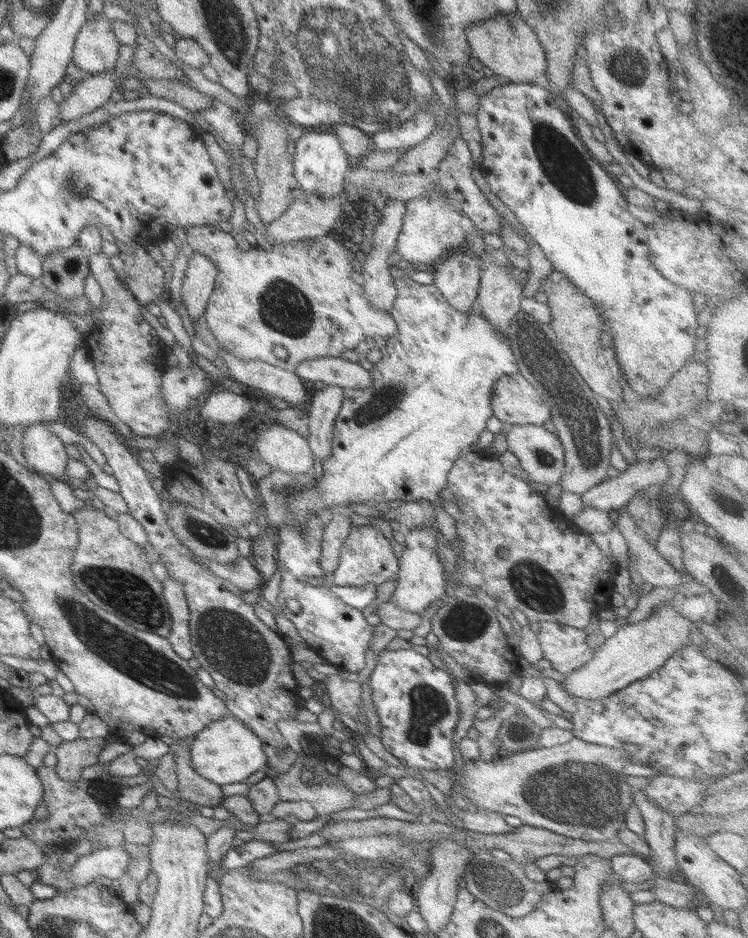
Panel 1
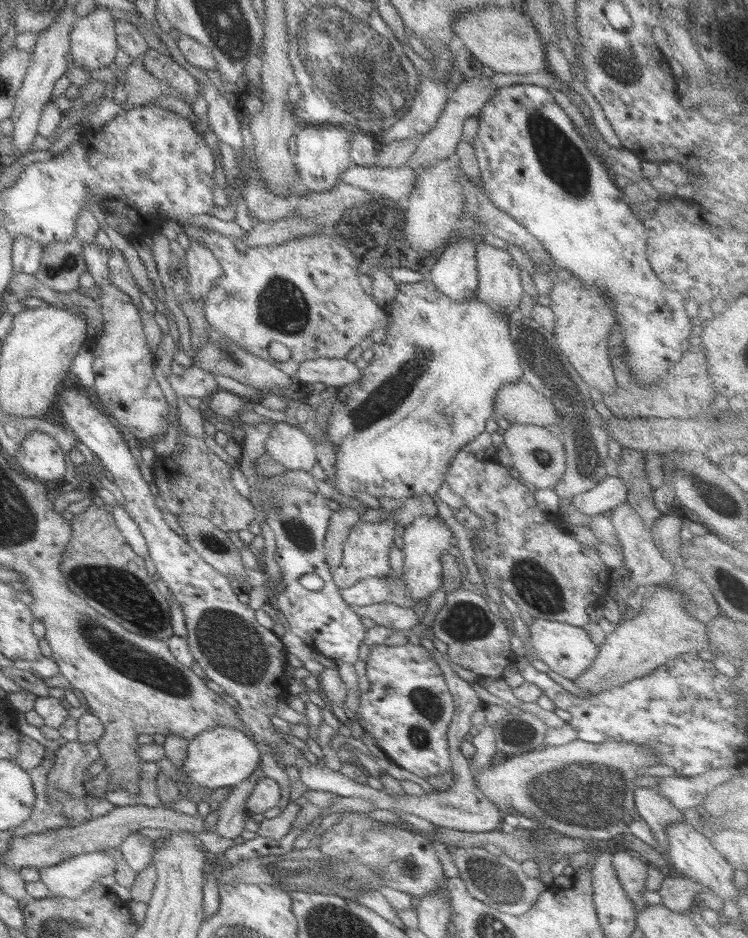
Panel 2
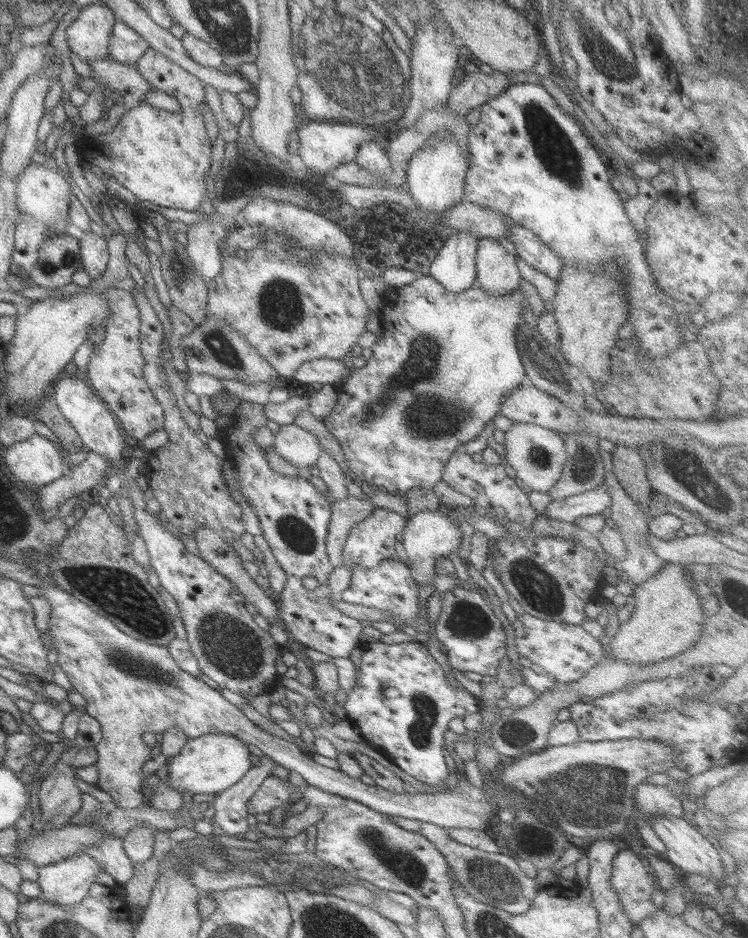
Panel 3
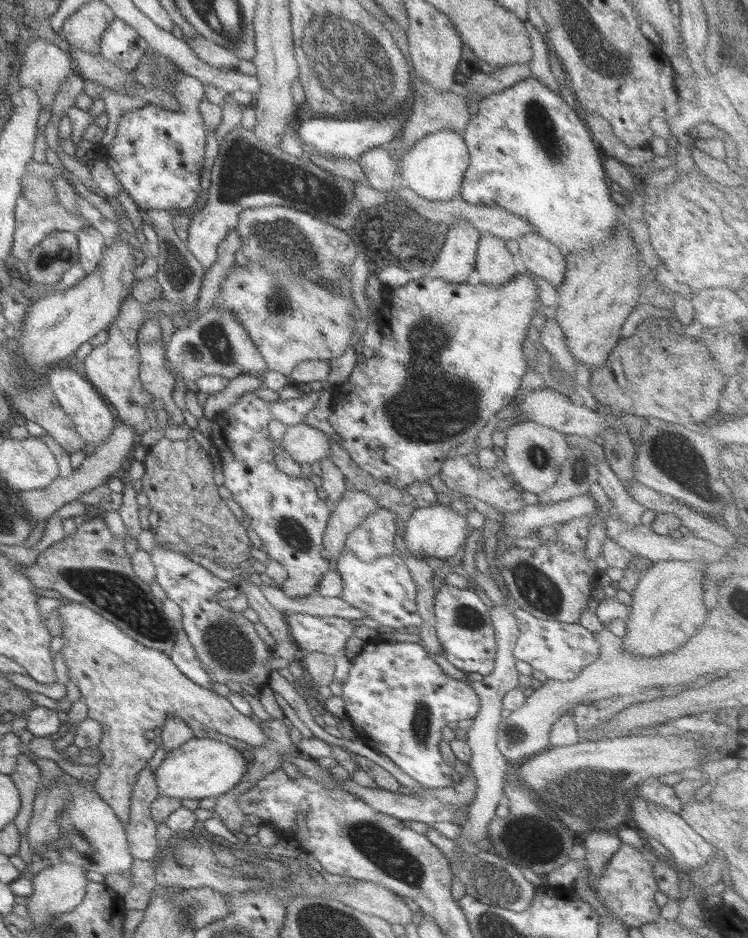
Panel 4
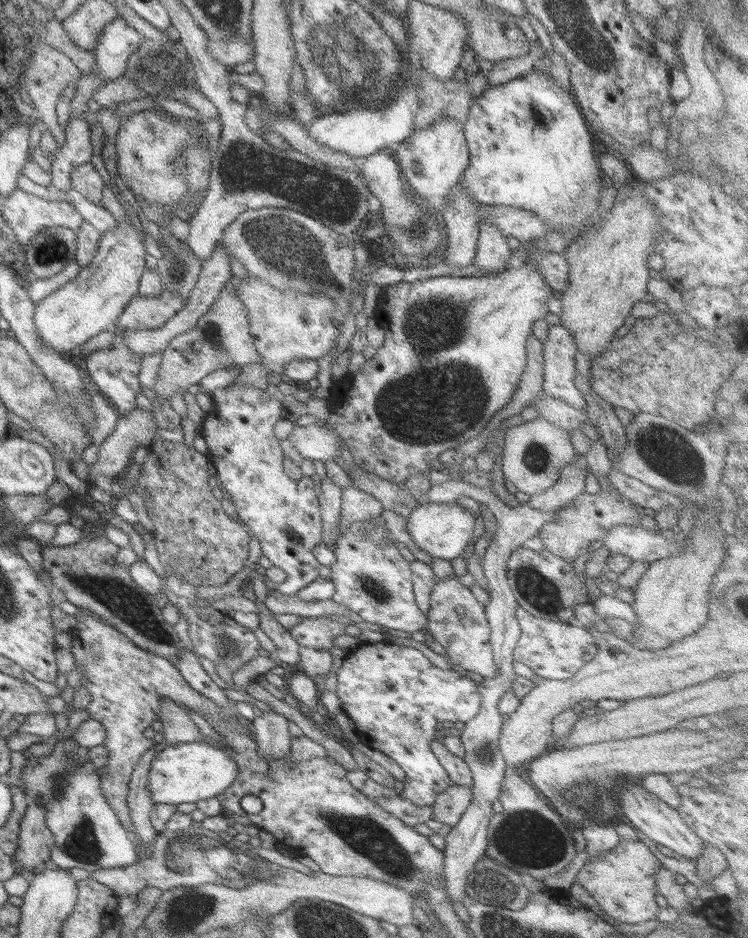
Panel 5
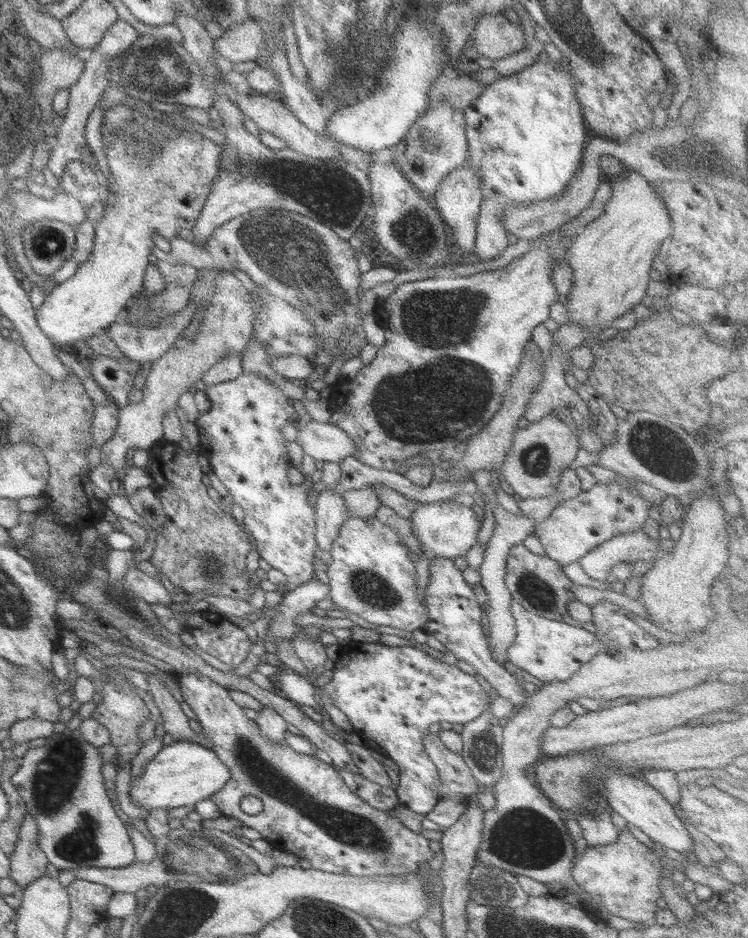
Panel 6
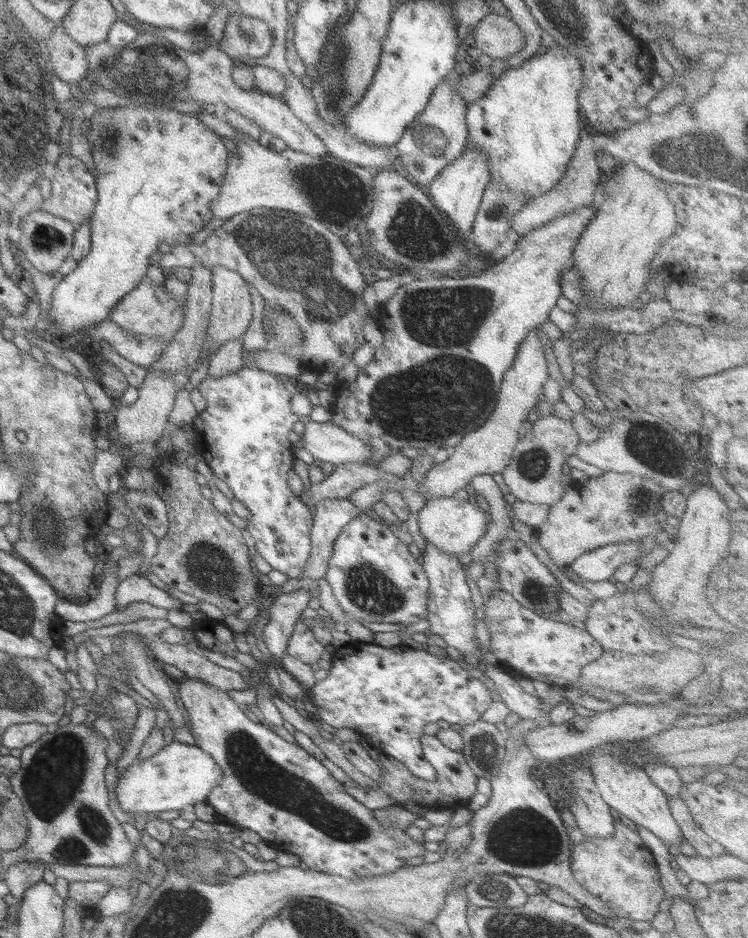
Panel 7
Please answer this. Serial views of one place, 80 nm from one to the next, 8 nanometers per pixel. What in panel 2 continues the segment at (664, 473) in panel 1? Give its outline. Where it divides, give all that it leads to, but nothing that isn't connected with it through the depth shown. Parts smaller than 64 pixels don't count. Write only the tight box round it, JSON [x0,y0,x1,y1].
[571,475,627,516]

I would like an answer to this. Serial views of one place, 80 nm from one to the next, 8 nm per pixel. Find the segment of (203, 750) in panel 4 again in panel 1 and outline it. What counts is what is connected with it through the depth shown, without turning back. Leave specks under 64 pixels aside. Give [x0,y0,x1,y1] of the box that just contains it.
[189,716,266,784]

